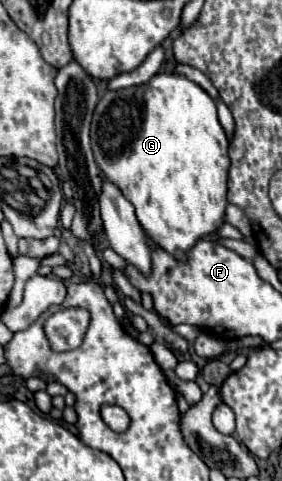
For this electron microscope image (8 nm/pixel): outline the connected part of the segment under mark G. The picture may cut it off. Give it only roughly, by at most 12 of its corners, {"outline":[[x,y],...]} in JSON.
{"outline":[[157,73],[103,95],[91,147],[177,261],[225,223],[215,101]]}

